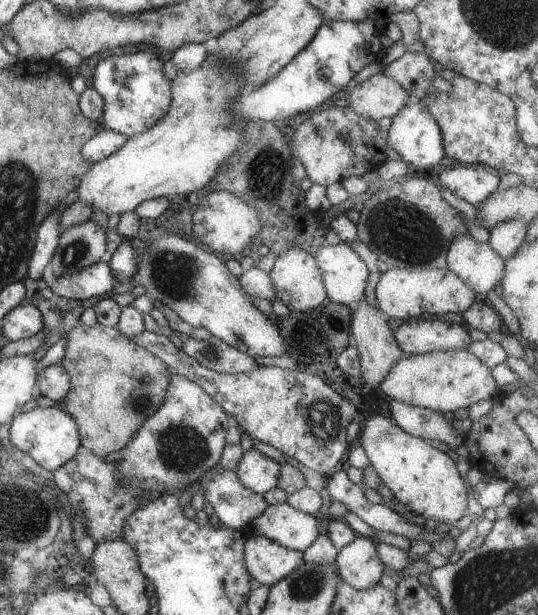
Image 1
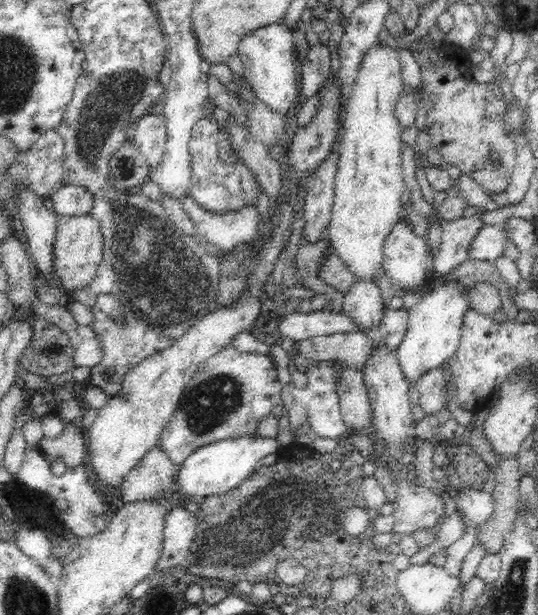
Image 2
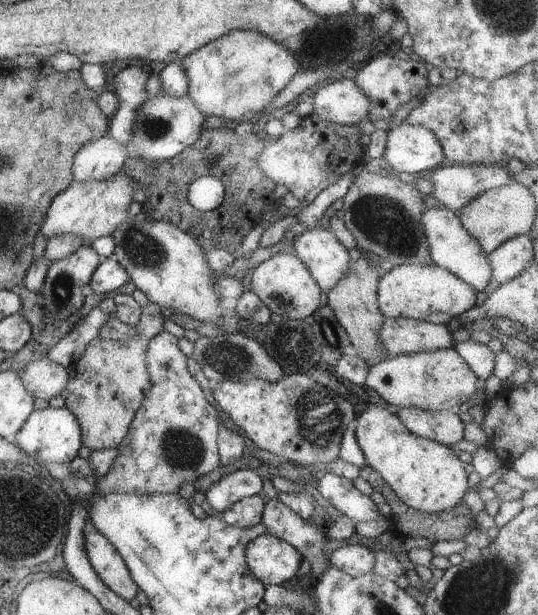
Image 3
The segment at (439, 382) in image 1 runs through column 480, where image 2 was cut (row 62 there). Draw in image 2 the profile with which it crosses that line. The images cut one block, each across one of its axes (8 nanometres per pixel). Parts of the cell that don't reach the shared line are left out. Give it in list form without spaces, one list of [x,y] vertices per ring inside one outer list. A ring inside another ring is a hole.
[[[376,42],[372,44],[370,50],[366,50],[360,62],[356,80],[352,82],[350,98],[346,104],[346,118],[344,118],[338,147],[340,161],[335,177],[335,198],[326,238],[331,239],[330,248],[334,249],[338,258],[357,279],[378,280],[378,276],[385,273],[385,268],[382,266],[383,247],[390,232],[404,215],[401,202],[401,196],[406,190],[402,171],[404,142],[400,138],[403,128],[394,114],[396,101],[402,94],[403,82],[398,50]]]

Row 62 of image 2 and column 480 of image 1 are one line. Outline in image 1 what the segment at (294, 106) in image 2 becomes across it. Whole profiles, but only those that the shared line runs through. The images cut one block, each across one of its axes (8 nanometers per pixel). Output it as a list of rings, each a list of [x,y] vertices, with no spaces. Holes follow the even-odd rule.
[[[470,234],[452,241],[447,254],[449,270],[457,274],[476,294],[487,296],[505,273],[505,260],[489,243],[475,241]]]

